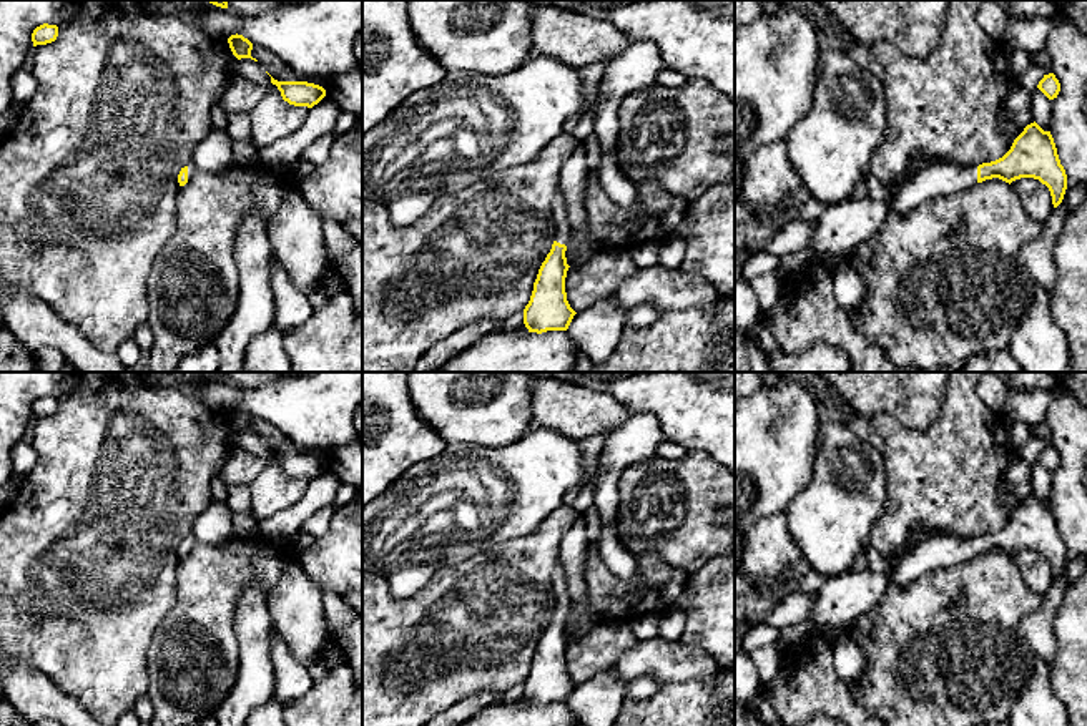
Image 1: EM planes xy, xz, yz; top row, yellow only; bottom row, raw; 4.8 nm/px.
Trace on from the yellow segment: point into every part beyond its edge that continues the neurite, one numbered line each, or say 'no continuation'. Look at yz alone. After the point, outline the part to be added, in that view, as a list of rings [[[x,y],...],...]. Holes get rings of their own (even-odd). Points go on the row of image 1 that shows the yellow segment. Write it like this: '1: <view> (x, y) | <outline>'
1: yz (939, 180) | [[[941,163],[919,171],[909,183],[899,188],[888,211],[903,216],[931,198],[946,196],[967,184],[976,184],[977,166]]]

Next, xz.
1: xz (562, 235) | [[[560,188],[555,193],[552,209],[553,209],[555,226],[557,226],[555,241],[567,246],[570,243],[570,224],[565,209],[565,198]]]

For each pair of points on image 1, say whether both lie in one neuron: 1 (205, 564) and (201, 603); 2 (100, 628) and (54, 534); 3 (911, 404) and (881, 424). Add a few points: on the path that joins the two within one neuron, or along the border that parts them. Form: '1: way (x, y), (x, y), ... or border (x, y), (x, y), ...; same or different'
1: way (205, 573), (205, 593); same
2: way (82, 605), (70, 565), (62, 557); same
3: border (868, 419), (891, 416), (909, 427), (929, 427); different

